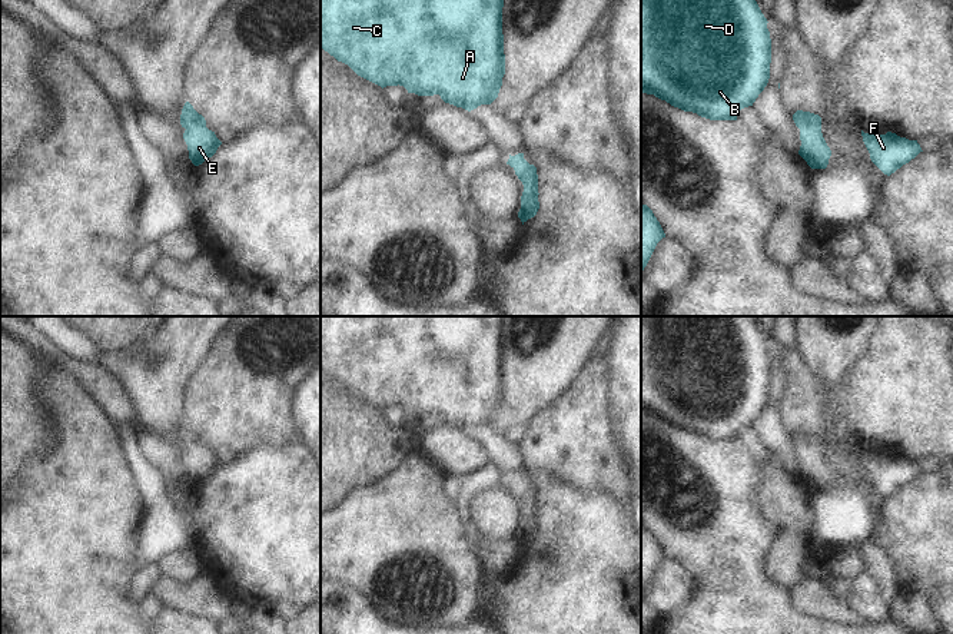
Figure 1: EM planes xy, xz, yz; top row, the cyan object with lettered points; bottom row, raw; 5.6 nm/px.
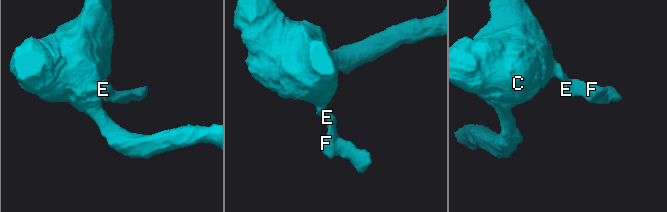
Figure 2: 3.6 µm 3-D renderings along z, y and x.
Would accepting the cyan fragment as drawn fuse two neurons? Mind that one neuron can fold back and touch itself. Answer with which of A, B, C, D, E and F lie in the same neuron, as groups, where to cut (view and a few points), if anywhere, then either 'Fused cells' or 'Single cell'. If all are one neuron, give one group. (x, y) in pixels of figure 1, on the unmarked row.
Groups: A B C D E F. No split. Single cell.

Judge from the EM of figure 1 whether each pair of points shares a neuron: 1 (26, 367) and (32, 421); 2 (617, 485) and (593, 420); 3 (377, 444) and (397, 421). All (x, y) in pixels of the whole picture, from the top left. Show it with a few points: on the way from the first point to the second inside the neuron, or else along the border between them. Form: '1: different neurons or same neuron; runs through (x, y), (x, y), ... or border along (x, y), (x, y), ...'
1: same neuron; runs through (26, 379), (26, 408)
2: same neuron; runs through (607, 470), (593, 455), (593, 435)
3: different neurons; border along (382, 410), (387, 420), (394, 427), (401, 428)

